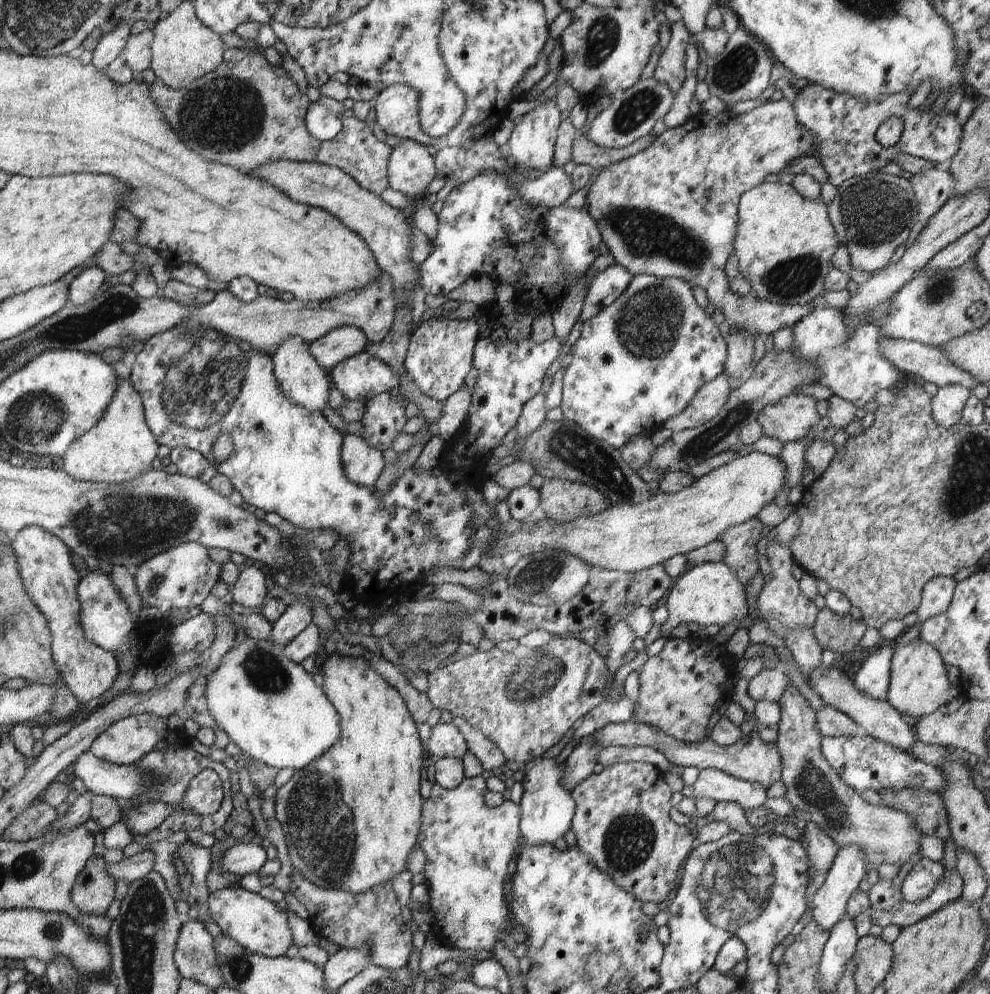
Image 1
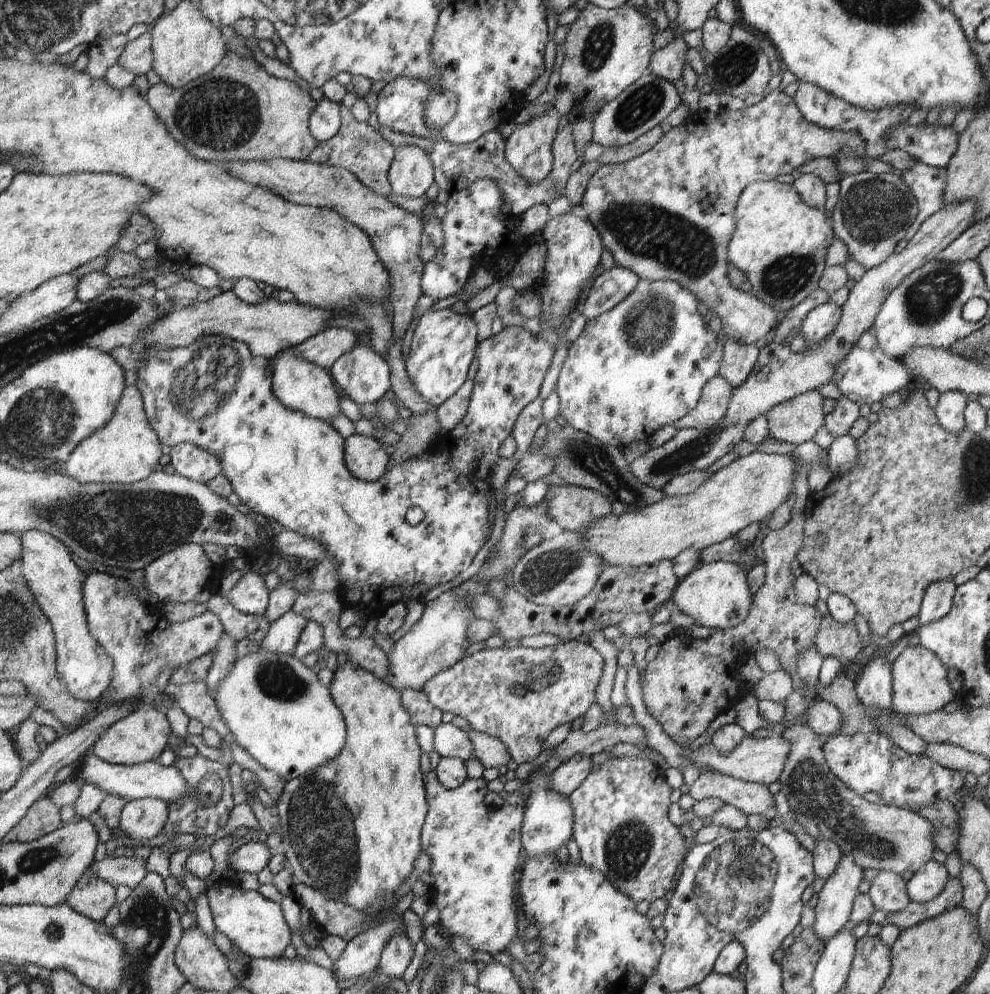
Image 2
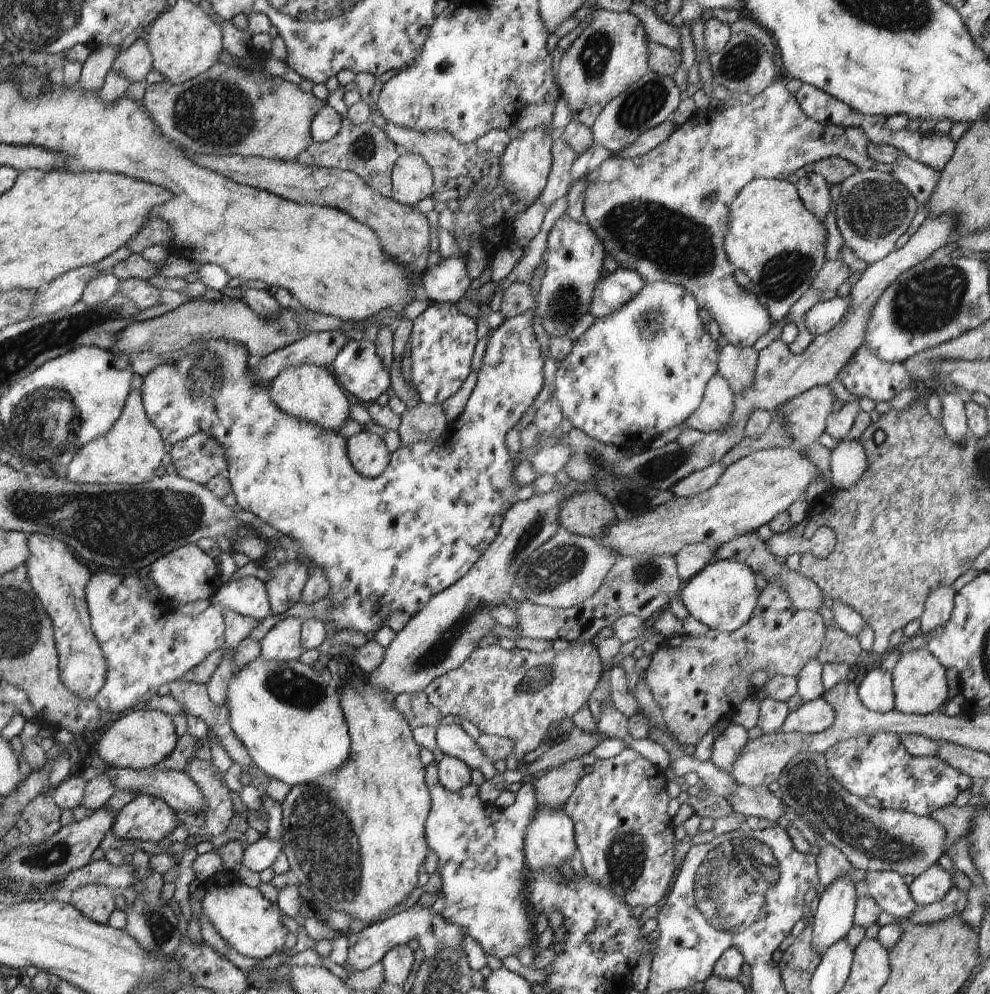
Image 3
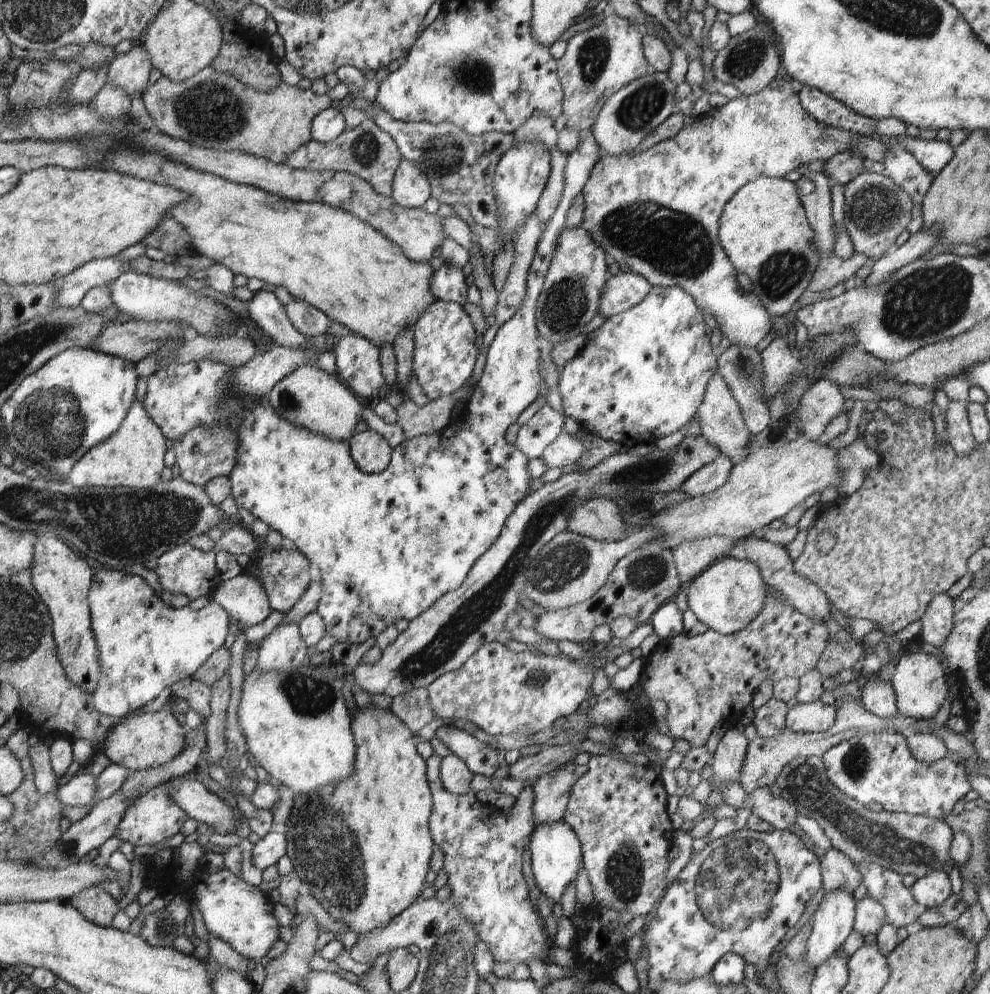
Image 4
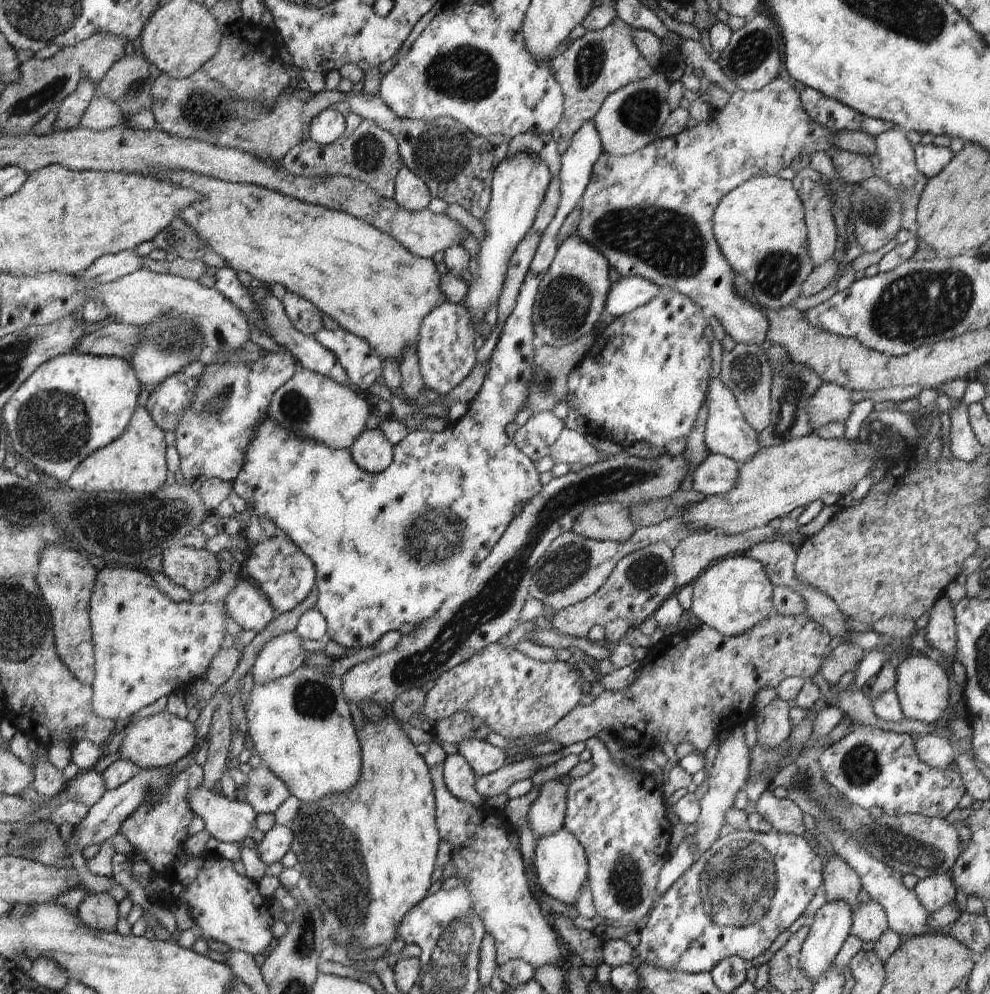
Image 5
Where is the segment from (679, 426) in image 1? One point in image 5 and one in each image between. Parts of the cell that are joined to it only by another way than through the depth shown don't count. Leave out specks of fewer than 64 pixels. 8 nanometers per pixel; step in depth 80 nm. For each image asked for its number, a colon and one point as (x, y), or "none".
2: (713, 403)
3: (713, 414)
4: (721, 422)
5: (727, 432)

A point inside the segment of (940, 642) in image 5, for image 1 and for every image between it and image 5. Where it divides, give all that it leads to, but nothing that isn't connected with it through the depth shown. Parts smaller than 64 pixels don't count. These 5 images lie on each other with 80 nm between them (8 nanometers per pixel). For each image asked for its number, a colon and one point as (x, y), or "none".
1: (937, 594)
2: (938, 598)
3: (938, 607)
4: (937, 621)

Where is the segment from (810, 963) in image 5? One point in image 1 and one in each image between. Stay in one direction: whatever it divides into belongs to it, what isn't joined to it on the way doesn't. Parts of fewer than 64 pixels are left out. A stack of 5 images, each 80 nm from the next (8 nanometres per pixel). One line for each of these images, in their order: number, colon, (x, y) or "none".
1: (828, 906)
2: (833, 904)
3: (834, 909)
4: (833, 920)

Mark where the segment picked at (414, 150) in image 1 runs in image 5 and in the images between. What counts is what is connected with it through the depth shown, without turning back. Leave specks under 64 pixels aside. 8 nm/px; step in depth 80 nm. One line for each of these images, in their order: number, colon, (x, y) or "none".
2: (411, 174)
3: (412, 180)
4: (411, 188)
5: (411, 193)

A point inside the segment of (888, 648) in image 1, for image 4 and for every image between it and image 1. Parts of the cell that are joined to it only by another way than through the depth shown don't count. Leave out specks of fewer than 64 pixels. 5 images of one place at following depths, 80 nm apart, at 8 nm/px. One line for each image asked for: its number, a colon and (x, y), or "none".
2: (874, 688)
3: (876, 689)
4: (877, 696)

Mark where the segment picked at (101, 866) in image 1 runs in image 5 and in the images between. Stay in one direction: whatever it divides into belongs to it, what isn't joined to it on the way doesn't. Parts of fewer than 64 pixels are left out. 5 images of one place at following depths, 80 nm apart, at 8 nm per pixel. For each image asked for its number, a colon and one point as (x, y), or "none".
2: (92, 897)
3: (95, 901)
4: (97, 905)
5: (99, 911)

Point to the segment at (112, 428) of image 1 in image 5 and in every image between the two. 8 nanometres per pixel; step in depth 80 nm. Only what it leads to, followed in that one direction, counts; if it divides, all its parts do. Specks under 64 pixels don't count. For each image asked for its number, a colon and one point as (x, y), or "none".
2: (125, 449)
3: (130, 452)
4: (133, 456)
5: (135, 462)

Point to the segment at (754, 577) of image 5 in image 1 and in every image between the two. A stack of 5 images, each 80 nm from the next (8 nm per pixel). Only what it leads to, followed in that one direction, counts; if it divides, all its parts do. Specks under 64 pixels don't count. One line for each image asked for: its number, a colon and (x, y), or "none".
1: (709, 594)
2: (716, 594)
3: (723, 595)
4: (727, 596)

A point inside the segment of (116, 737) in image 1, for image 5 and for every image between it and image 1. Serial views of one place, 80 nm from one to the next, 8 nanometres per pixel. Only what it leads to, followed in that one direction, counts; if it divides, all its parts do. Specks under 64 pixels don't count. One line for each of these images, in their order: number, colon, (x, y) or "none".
2: (141, 736)
3: (140, 738)
4: (143, 740)
5: (158, 741)

